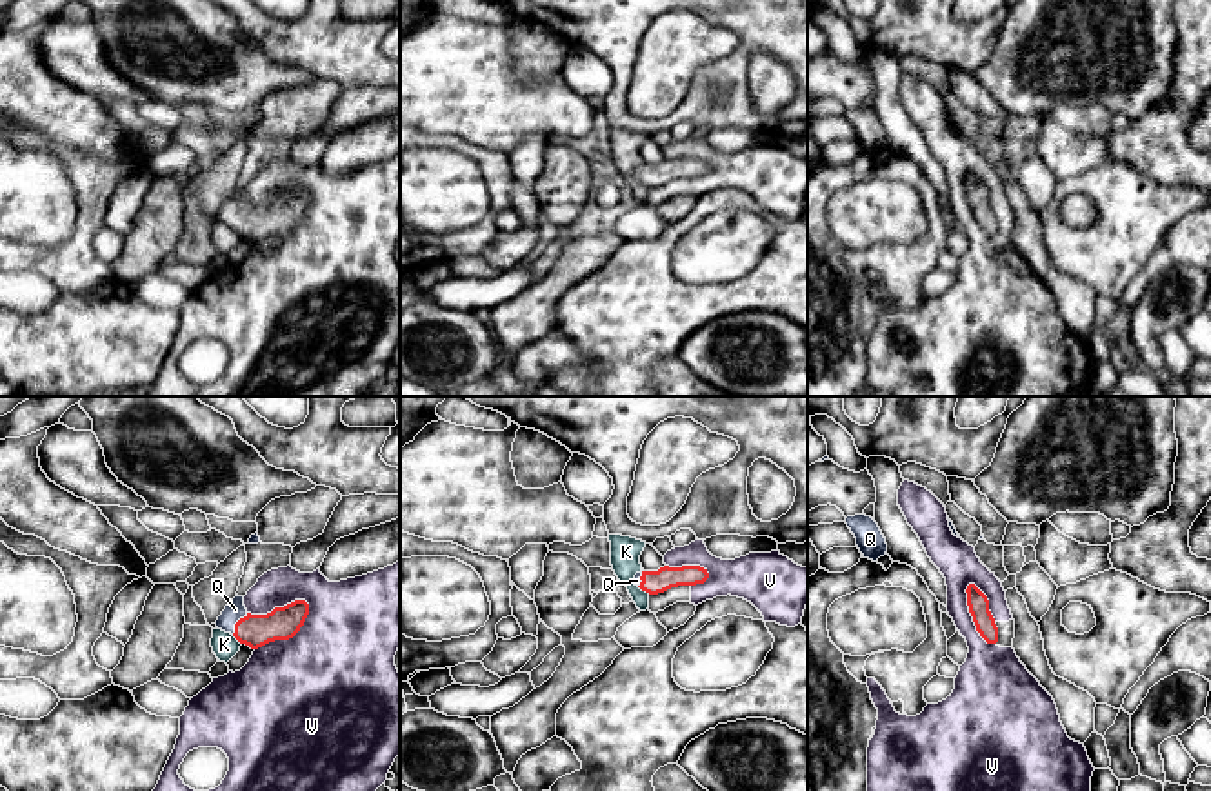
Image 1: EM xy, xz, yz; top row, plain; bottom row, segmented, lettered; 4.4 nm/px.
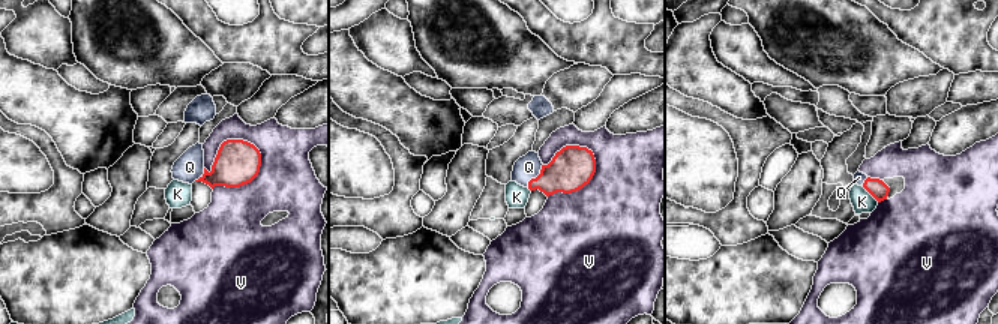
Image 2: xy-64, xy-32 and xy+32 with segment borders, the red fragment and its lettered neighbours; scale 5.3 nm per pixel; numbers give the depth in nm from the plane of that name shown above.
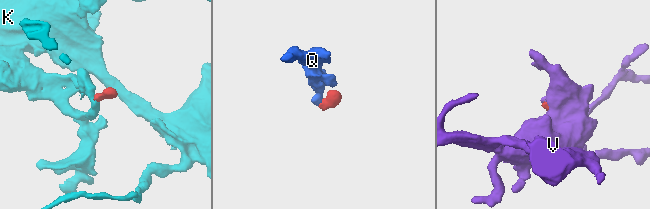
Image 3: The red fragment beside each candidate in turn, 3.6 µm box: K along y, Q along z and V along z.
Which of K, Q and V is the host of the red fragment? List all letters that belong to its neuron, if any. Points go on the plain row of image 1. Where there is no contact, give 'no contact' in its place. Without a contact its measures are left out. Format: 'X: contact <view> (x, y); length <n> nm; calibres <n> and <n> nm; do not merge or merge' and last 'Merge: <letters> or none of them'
K: contact xz (644, 182); length 70 nm; calibres 110 and 130 nm; do not merge
Q: contact xy (237, 215); length 120 nm; calibres 140 and 90 nm; merge
V: contact xy (290, 230); length 320 nm; calibres 140 and 480 nm; do not merge
Merge: Q

